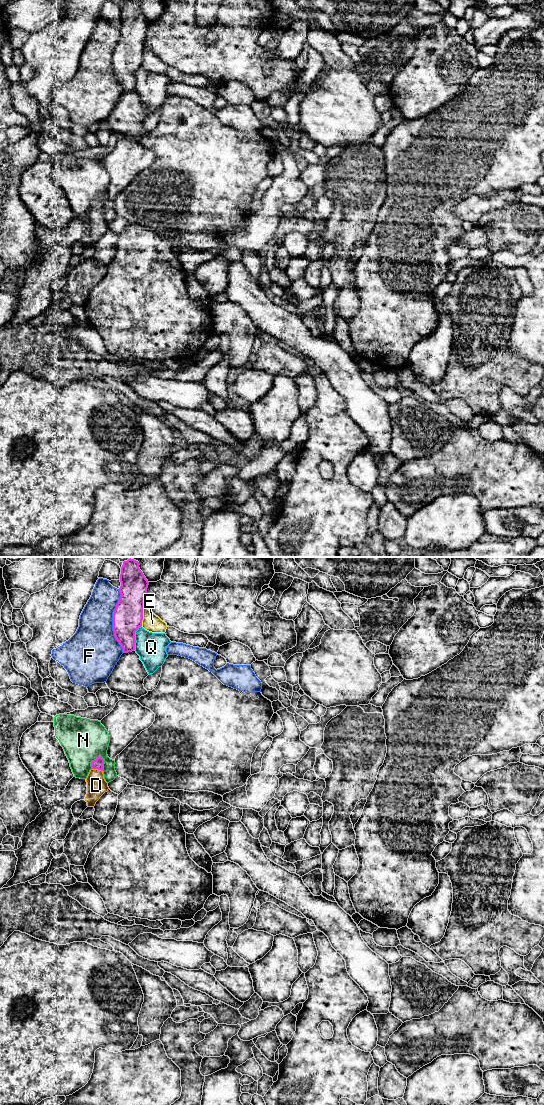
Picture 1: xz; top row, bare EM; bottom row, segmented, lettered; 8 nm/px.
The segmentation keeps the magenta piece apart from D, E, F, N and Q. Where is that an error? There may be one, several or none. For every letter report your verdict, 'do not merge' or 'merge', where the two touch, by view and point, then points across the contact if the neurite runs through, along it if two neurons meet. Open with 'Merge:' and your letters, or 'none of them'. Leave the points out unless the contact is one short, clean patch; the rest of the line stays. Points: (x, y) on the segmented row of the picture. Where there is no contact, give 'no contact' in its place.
Merge: D
D: merge; contact xz (97, 768); way xz (98, 763), (97, 768), (96, 785)
E: do not merge; contact xz (142, 616)
F: do not merge; contact xz (113, 621)
N: do not merge; contact xz (96, 759)
Q: do not merge; contact xz (134, 637)

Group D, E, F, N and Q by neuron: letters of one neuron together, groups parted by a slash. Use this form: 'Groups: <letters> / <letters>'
Groups: D / E / F / N / Q

